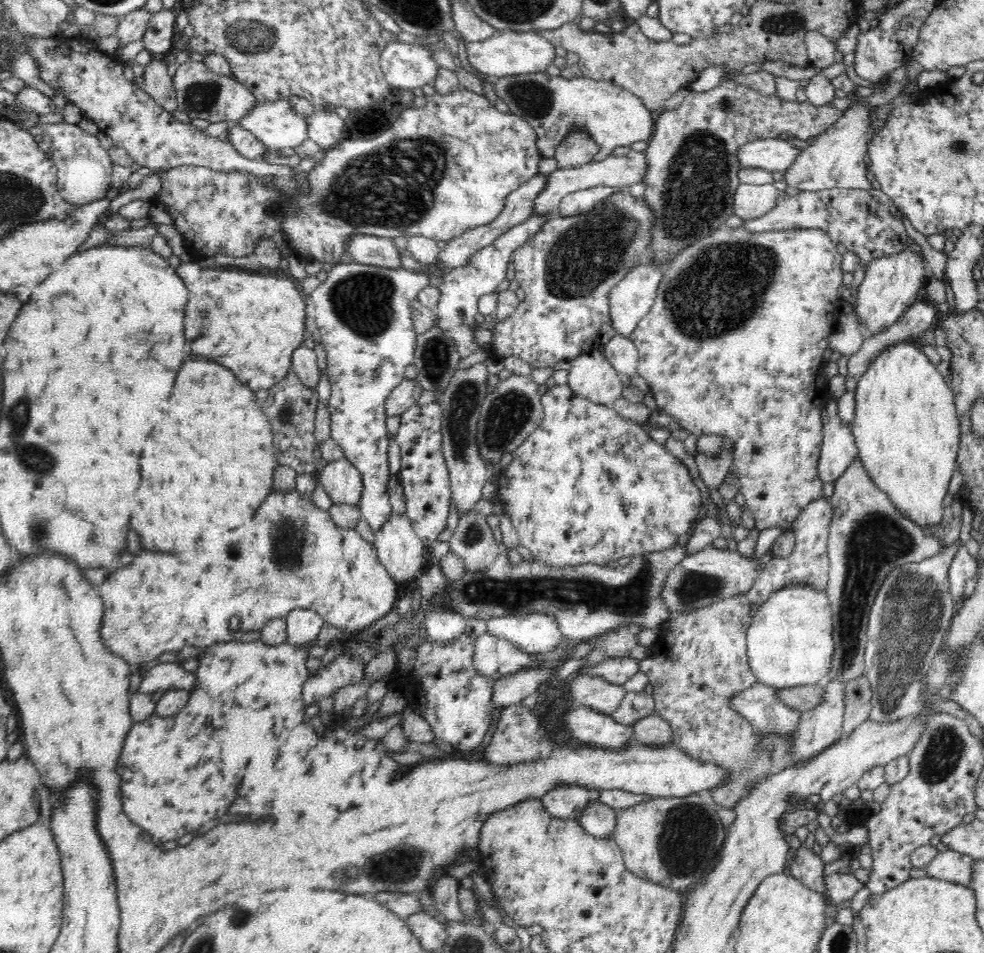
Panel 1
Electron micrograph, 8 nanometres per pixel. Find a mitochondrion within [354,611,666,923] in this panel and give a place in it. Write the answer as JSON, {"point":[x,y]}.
{"point":[387,867]}

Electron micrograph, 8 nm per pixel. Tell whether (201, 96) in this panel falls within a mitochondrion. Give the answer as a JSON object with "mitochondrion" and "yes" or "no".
{"mitochondrion":"yes"}

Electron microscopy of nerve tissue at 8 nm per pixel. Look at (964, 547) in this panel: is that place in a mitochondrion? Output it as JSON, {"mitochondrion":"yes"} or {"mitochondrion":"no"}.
{"mitochondrion":"no"}

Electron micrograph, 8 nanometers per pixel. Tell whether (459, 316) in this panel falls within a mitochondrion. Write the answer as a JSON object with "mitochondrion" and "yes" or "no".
{"mitochondrion":"yes"}

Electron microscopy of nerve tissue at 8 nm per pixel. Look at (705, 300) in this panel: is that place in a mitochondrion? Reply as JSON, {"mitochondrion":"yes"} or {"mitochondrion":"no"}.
{"mitochondrion":"yes"}

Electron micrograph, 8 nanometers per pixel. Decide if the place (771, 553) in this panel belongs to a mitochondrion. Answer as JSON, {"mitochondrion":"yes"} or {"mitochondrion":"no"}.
{"mitochondrion":"no"}

